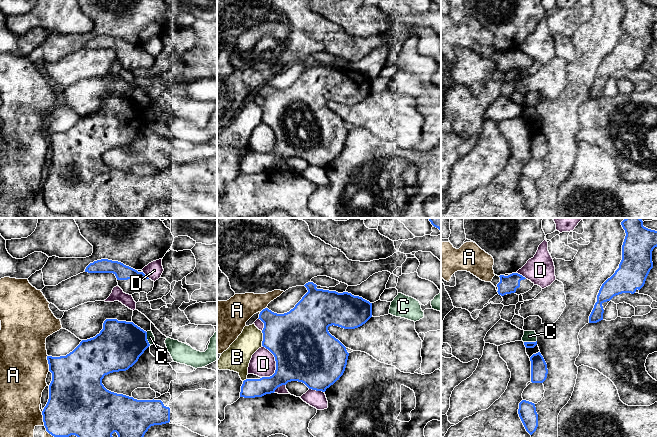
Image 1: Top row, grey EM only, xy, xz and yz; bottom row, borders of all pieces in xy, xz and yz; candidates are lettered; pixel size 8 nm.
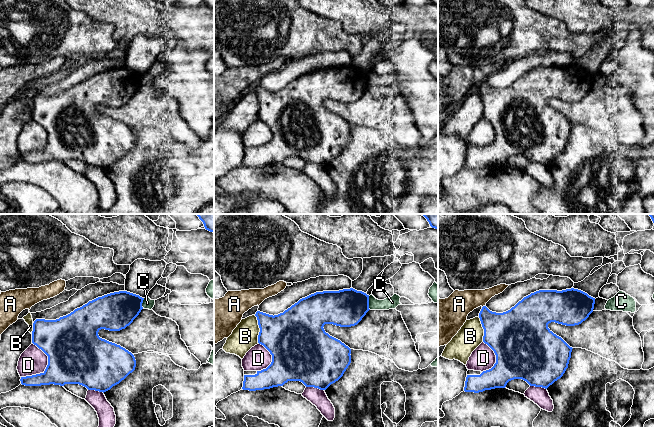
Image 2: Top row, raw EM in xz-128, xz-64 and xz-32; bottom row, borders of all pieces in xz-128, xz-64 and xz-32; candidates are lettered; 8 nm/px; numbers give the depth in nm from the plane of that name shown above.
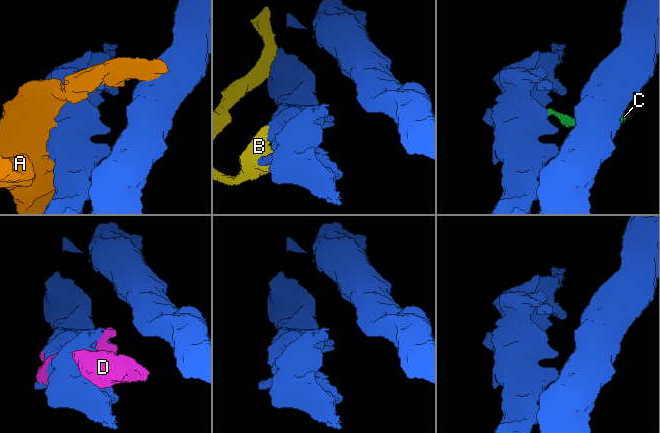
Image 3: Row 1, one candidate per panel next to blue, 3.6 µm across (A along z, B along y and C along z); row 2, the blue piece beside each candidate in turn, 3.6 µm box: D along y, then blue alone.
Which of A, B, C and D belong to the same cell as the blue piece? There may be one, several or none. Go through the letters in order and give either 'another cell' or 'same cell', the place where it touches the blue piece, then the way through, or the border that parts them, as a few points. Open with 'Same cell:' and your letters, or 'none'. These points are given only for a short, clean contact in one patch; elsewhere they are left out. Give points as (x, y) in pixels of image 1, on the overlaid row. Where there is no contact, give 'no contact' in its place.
Same cell: none
A: another cell; meets blue in xy at (48, 363)
B: another cell; meets blue in xz at (263, 338)
C: another cell; meets blue in xy at (146, 338); border along xy (146, 332), (146, 338), (150, 344)
D: another cell; meets blue in xz at (275, 360)

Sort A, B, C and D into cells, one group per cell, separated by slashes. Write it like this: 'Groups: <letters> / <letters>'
Groups: A / B / C / D

